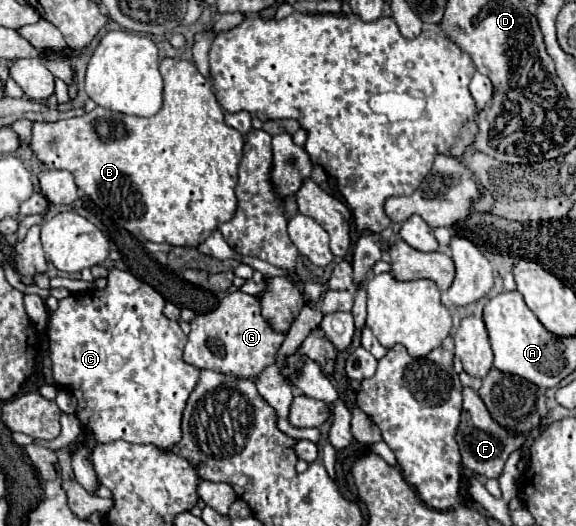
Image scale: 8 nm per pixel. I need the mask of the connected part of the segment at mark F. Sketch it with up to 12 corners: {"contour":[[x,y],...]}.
{"contour":[[464,387],[456,433],[466,469],[498,479],[526,433],[498,425]]}

